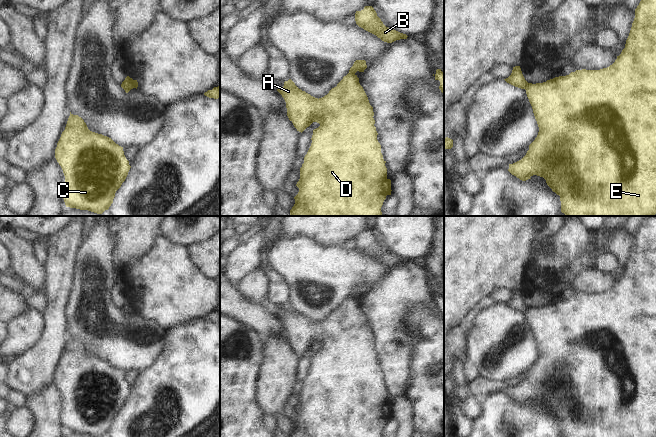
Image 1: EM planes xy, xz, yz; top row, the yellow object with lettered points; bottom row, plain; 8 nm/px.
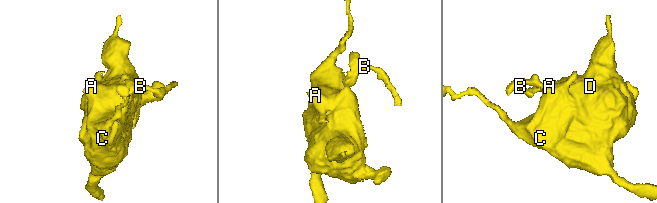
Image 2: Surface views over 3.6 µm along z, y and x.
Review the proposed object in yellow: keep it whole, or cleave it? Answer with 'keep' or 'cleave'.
cleave

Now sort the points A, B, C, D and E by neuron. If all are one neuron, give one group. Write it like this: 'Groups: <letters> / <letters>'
Groups: A C D E / B

